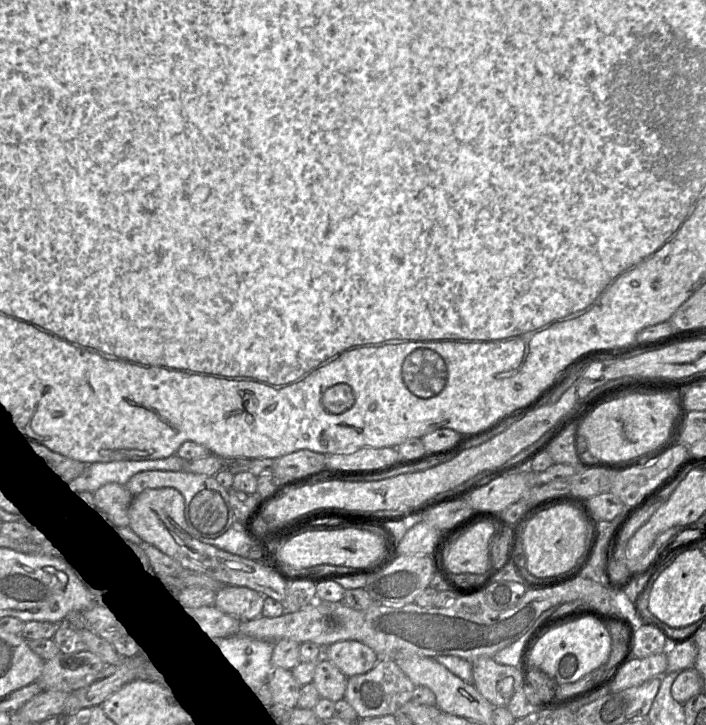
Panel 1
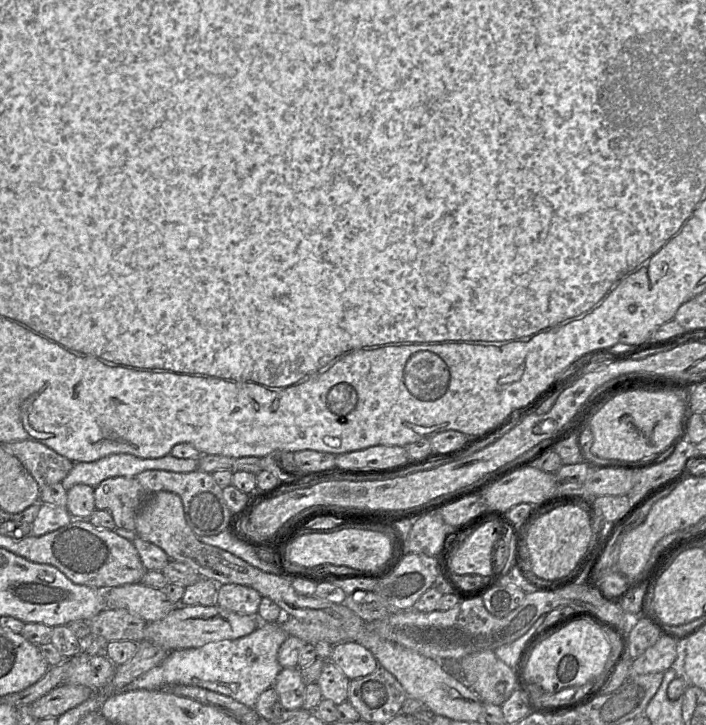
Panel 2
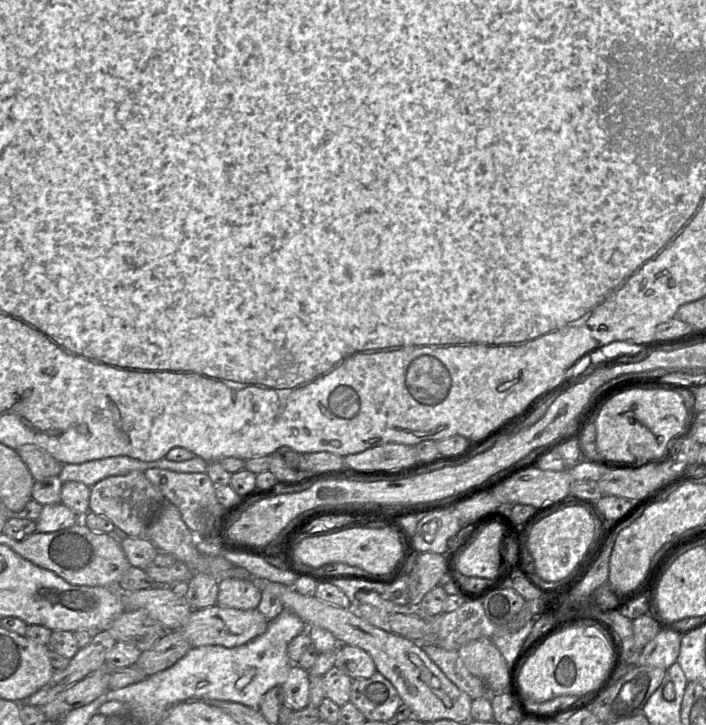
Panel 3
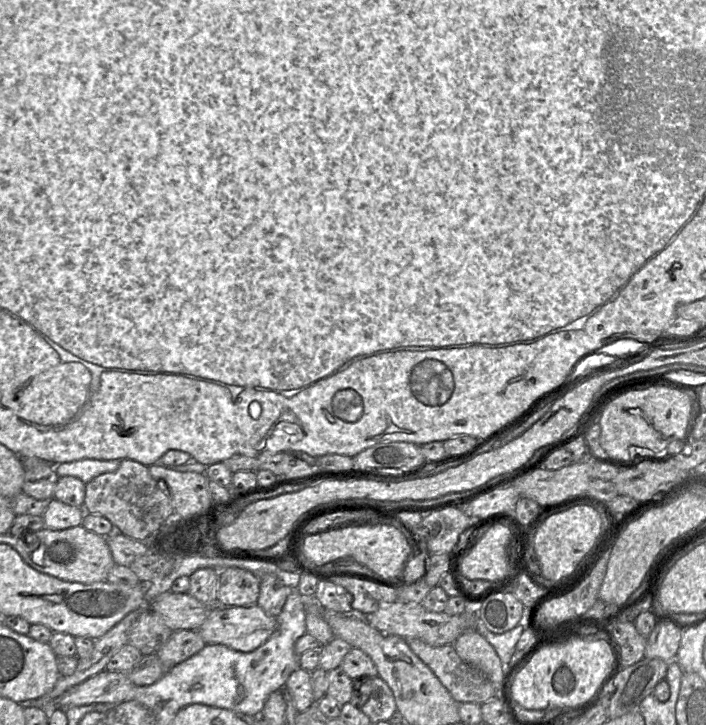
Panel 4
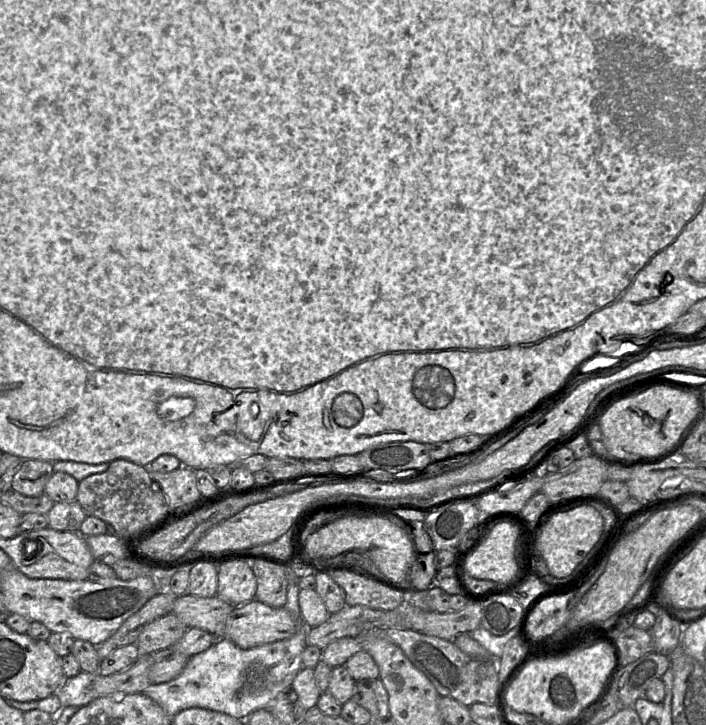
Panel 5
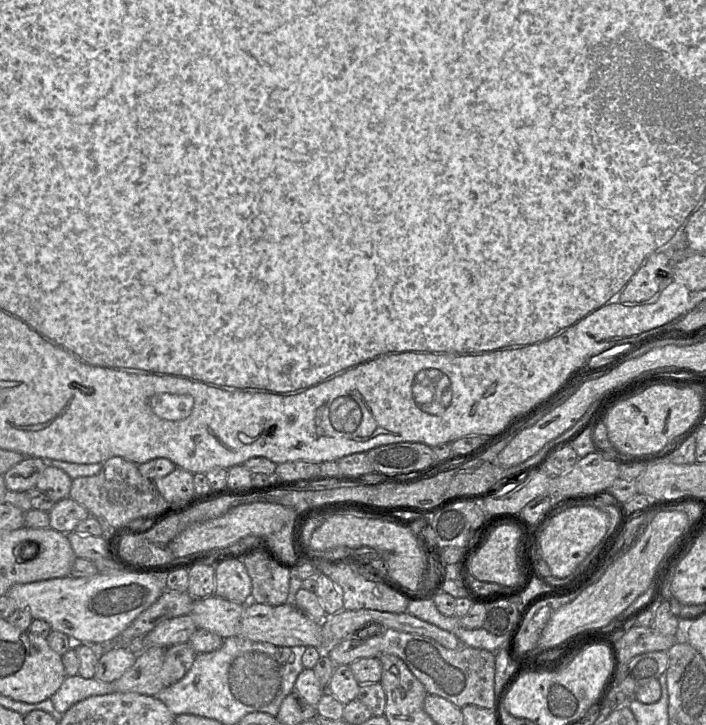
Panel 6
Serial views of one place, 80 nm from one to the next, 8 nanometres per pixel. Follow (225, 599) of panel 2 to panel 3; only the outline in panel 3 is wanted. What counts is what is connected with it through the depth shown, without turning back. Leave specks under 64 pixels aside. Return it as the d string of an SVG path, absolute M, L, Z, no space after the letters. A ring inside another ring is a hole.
M225 578L219 580L217 605L223 608L252 610L261 601L261 590L252 580Z

